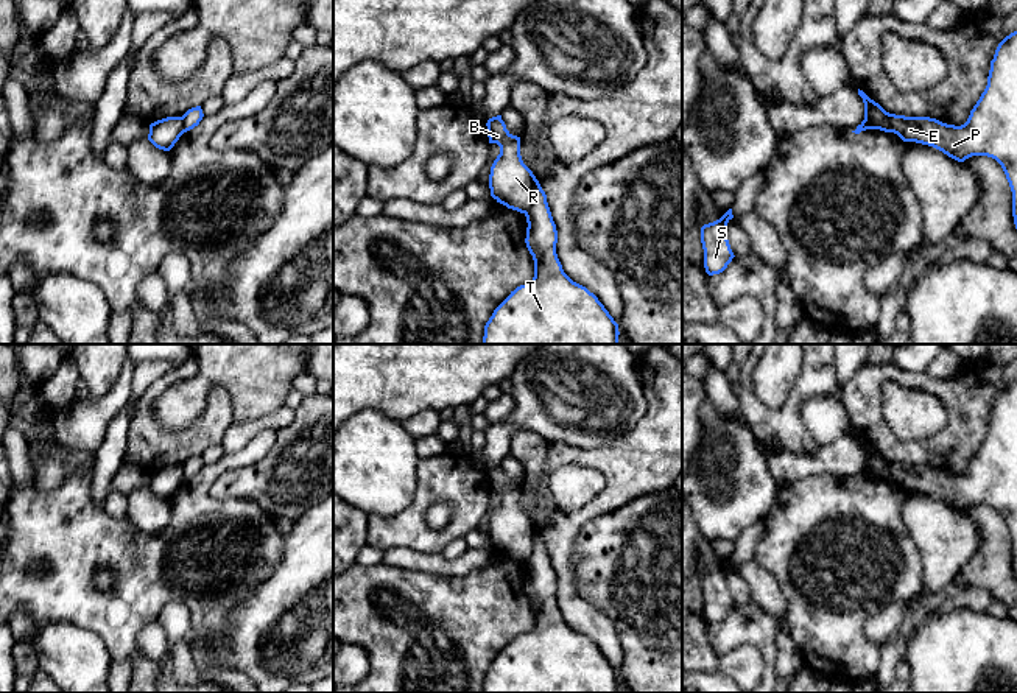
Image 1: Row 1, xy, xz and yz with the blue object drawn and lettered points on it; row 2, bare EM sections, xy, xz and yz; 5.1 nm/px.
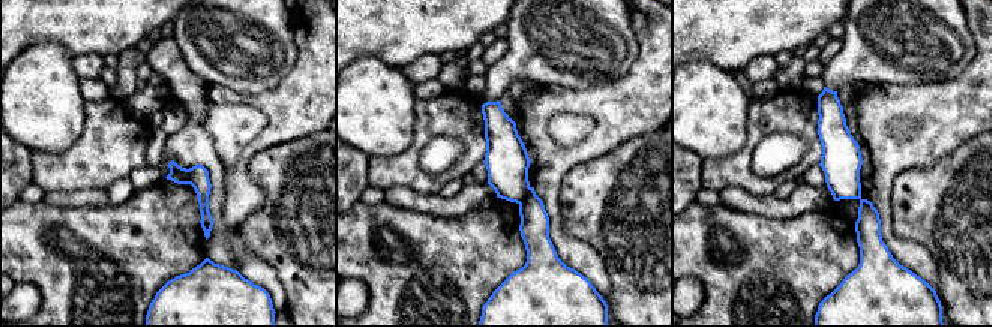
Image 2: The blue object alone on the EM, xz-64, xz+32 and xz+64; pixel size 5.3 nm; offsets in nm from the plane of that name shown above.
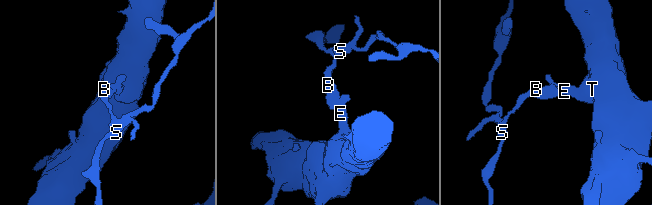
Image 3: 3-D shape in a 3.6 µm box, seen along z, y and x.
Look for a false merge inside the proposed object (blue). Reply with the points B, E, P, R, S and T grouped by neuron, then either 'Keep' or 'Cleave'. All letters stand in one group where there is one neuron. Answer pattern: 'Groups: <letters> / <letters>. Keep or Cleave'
Groups: B R S / E P T. Cleave

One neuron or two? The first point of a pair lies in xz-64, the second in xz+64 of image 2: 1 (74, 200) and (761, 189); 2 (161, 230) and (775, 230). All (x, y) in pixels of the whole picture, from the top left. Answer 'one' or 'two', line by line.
1: two
2: one

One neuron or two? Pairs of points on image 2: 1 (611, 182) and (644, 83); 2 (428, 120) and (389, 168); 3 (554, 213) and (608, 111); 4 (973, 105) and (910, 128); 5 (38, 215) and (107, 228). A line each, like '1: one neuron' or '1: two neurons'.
1: two neurons
2: one neuron
3: one neuron
4: two neurons
5: one neuron

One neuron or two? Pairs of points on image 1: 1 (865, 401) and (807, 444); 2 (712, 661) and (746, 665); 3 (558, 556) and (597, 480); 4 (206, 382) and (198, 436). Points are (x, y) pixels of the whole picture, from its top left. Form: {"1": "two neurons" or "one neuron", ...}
{"1": "two neurons", "2": "one neuron", "3": "two neurons", "4": "two neurons"}

